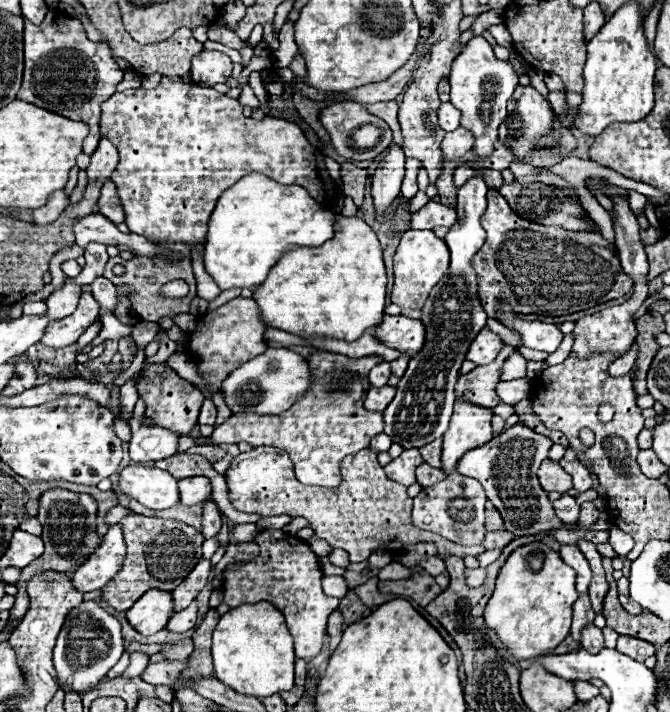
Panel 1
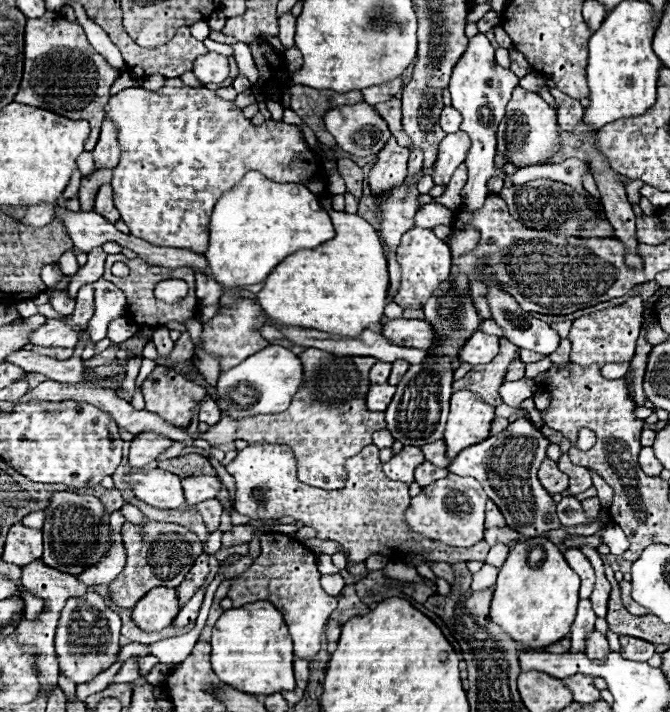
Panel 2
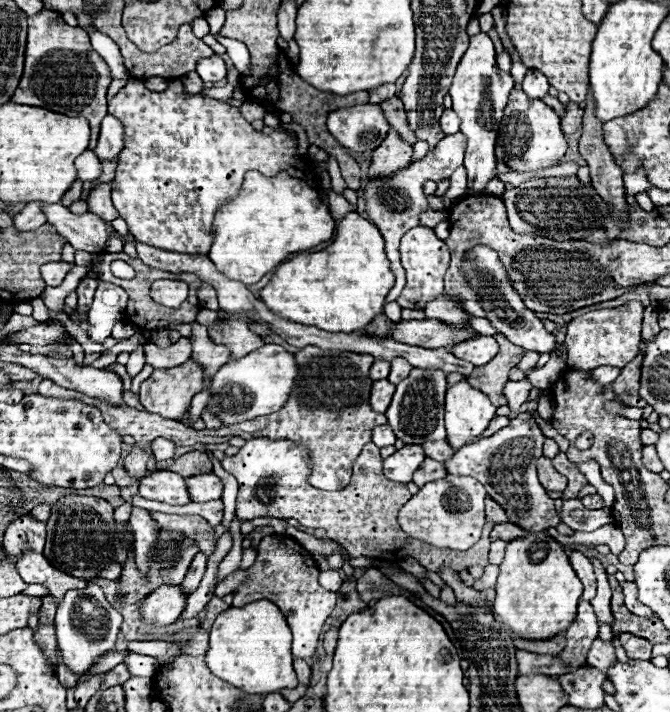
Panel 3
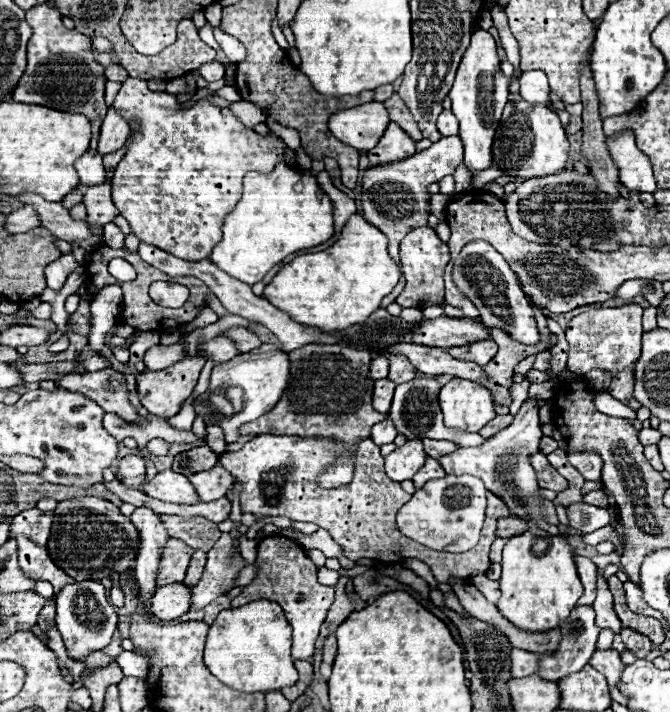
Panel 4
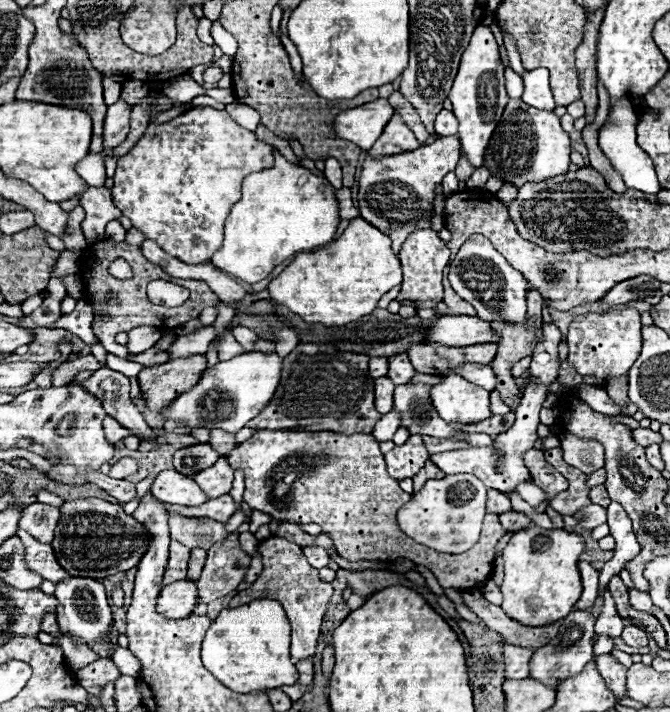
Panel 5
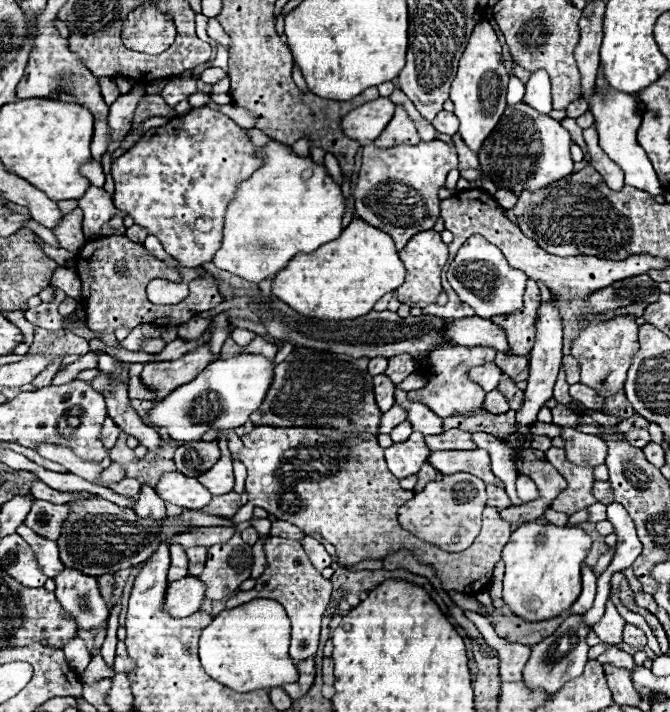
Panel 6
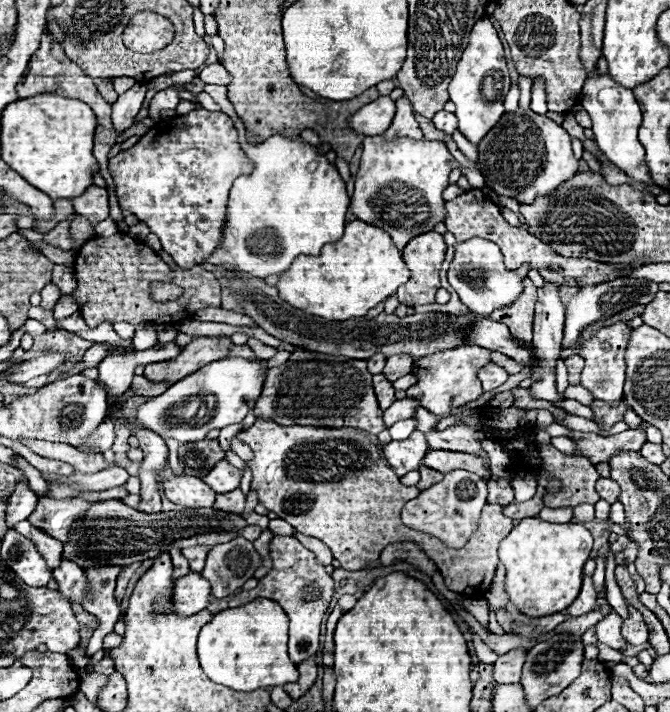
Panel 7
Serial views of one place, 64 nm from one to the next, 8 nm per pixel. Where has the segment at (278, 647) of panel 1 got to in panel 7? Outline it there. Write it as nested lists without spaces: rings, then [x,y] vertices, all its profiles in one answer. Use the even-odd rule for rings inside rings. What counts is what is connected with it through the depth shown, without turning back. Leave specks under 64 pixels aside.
[[[268,598],[214,614],[200,630],[198,658],[210,680],[236,692],[284,686],[298,678],[296,664],[288,658],[288,618],[280,604]]]

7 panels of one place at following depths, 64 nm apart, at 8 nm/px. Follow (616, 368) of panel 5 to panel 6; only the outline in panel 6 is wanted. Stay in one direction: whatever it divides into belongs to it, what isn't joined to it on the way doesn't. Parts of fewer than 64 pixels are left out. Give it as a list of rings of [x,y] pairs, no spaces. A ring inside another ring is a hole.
[[[616,316],[602,324],[586,324],[572,340],[572,356],[580,362],[580,376],[582,384],[594,388],[598,396],[610,398],[618,390],[624,388],[624,374],[630,366],[632,354],[638,350],[638,324],[636,316]]]

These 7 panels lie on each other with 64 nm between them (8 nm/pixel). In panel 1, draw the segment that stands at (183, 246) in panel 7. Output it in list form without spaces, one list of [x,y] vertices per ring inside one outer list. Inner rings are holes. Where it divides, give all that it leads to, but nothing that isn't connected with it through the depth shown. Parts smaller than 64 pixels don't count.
[[[164,76],[154,90],[130,88],[116,92],[102,104],[100,132],[112,140],[120,152],[118,168],[112,172],[120,204],[126,214],[126,226],[130,232],[146,236],[150,242],[182,242],[198,246],[206,242],[208,218],[224,190],[228,190],[242,176],[260,172],[280,184],[304,186],[312,198],[332,208],[340,190],[324,168],[324,154],[314,148],[298,124],[266,116],[264,120],[252,120],[243,114],[238,100],[228,98],[212,88],[200,88],[182,82],[176,76]]]

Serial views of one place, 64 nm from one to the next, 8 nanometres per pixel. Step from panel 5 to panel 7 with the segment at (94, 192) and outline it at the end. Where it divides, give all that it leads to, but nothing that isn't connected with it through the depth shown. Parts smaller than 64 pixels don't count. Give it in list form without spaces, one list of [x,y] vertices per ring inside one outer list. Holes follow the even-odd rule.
[[[90,186],[80,198],[72,198],[76,214],[86,216],[92,226],[108,218],[108,192],[100,186]]]

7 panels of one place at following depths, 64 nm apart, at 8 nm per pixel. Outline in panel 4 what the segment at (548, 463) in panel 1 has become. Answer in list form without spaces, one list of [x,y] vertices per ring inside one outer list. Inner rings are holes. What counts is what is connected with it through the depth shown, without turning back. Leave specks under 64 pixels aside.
[[[536,452],[530,458],[530,464],[536,470],[536,478],[538,478],[540,488],[554,490],[554,492],[562,492],[562,490],[568,488],[568,482],[550,465],[550,462],[546,460],[546,456],[542,452]]]

